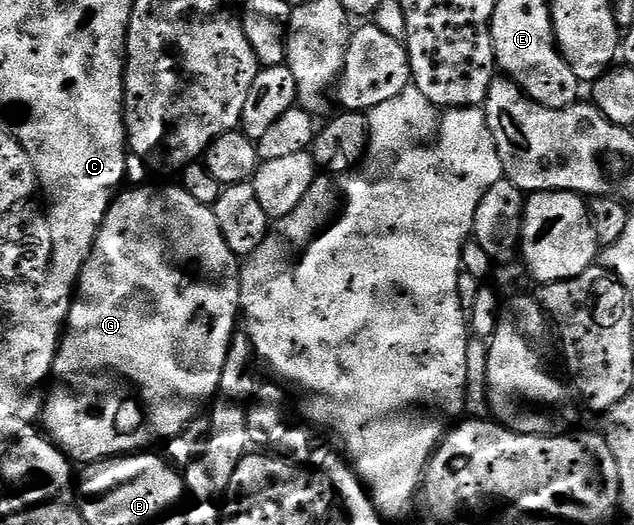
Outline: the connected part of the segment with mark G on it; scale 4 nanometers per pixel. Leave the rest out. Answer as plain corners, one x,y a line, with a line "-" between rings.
145,184
125,189
117,194
112,207
106,212
98,236
94,240
90,260
86,260
86,268
82,268
78,297
70,308
68,325
64,327
64,336
60,339
60,350
56,353
56,359
52,365
54,381
46,394
42,423
44,422
45,428
48,429
47,437
76,464
80,462
95,464
110,458
144,452
155,447
152,446
155,442
163,444
170,438
179,438
184,433
184,429
203,411
200,409
204,405
205,409
215,399
216,389
222,380
222,368
226,368
226,356
232,343
232,335
238,330
238,319
242,314
240,308
241,263
238,261
238,255
230,252
230,244
226,244
222,236
222,228
218,228
215,209
206,204
198,204
198,200
194,200
194,196
190,196
190,192
186,192
179,184
152,185

